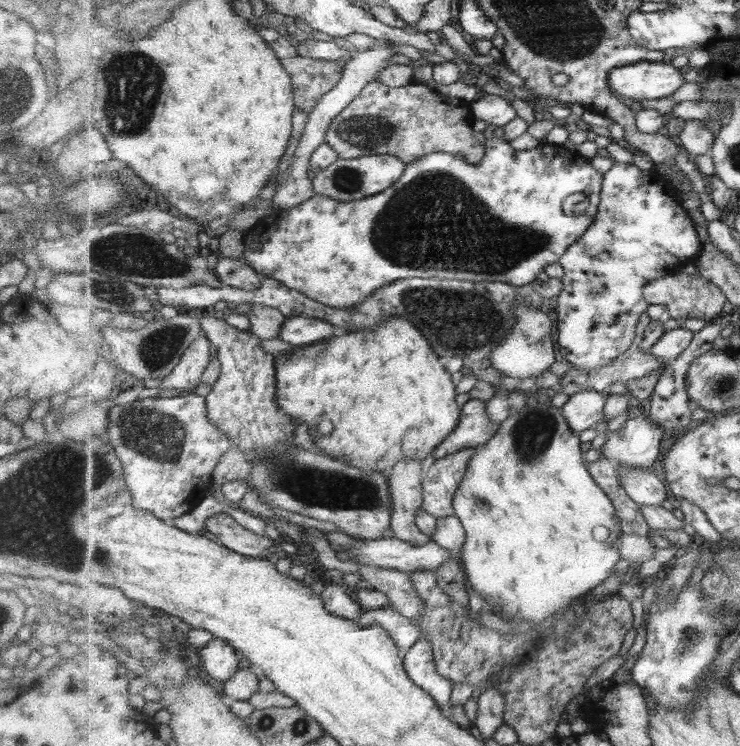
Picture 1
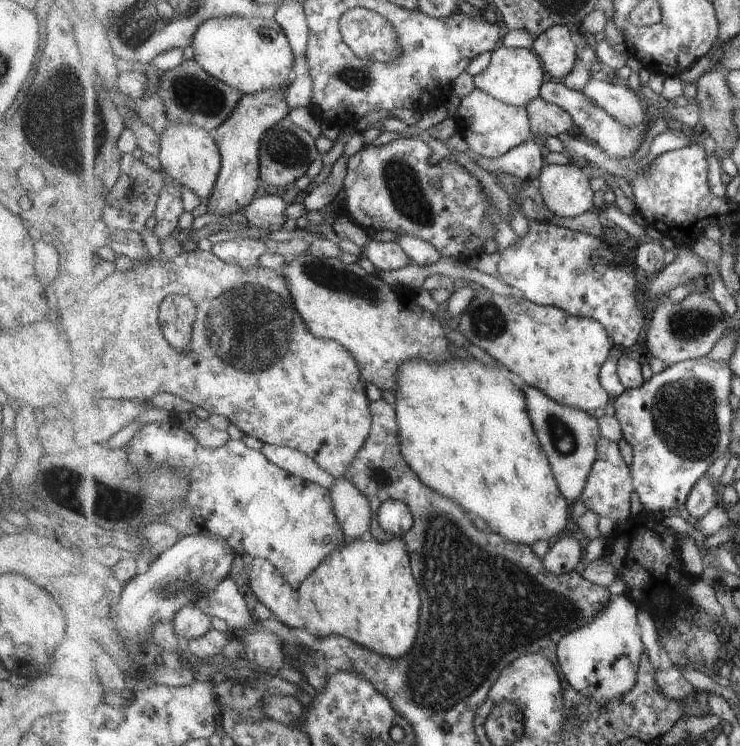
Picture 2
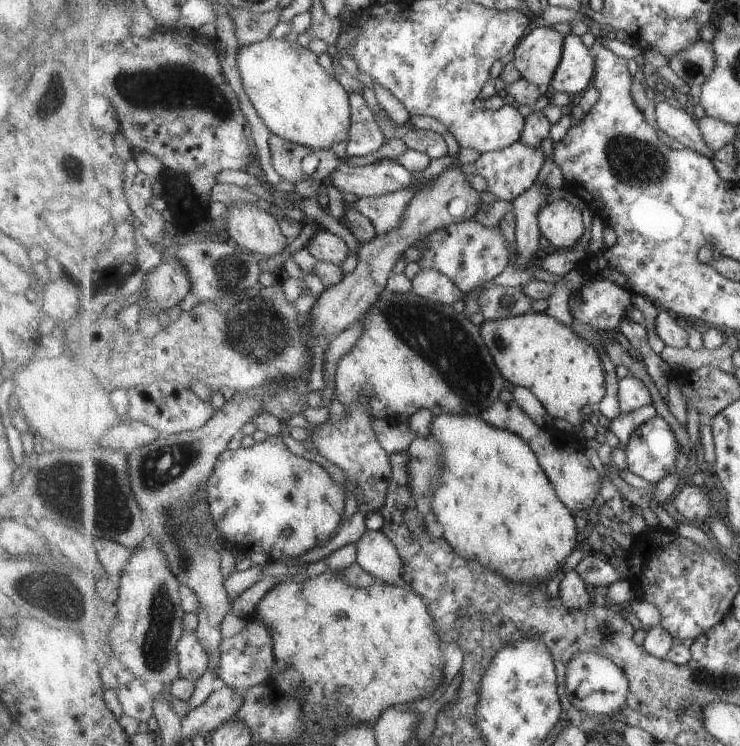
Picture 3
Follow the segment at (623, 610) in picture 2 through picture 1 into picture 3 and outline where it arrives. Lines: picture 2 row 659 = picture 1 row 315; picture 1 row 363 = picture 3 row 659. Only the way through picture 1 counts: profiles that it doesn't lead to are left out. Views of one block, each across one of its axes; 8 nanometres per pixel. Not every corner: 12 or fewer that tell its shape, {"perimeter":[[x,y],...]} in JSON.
{"perimeter":[[577,652],[564,675],[589,716],[627,711],[625,672],[607,655]]}

